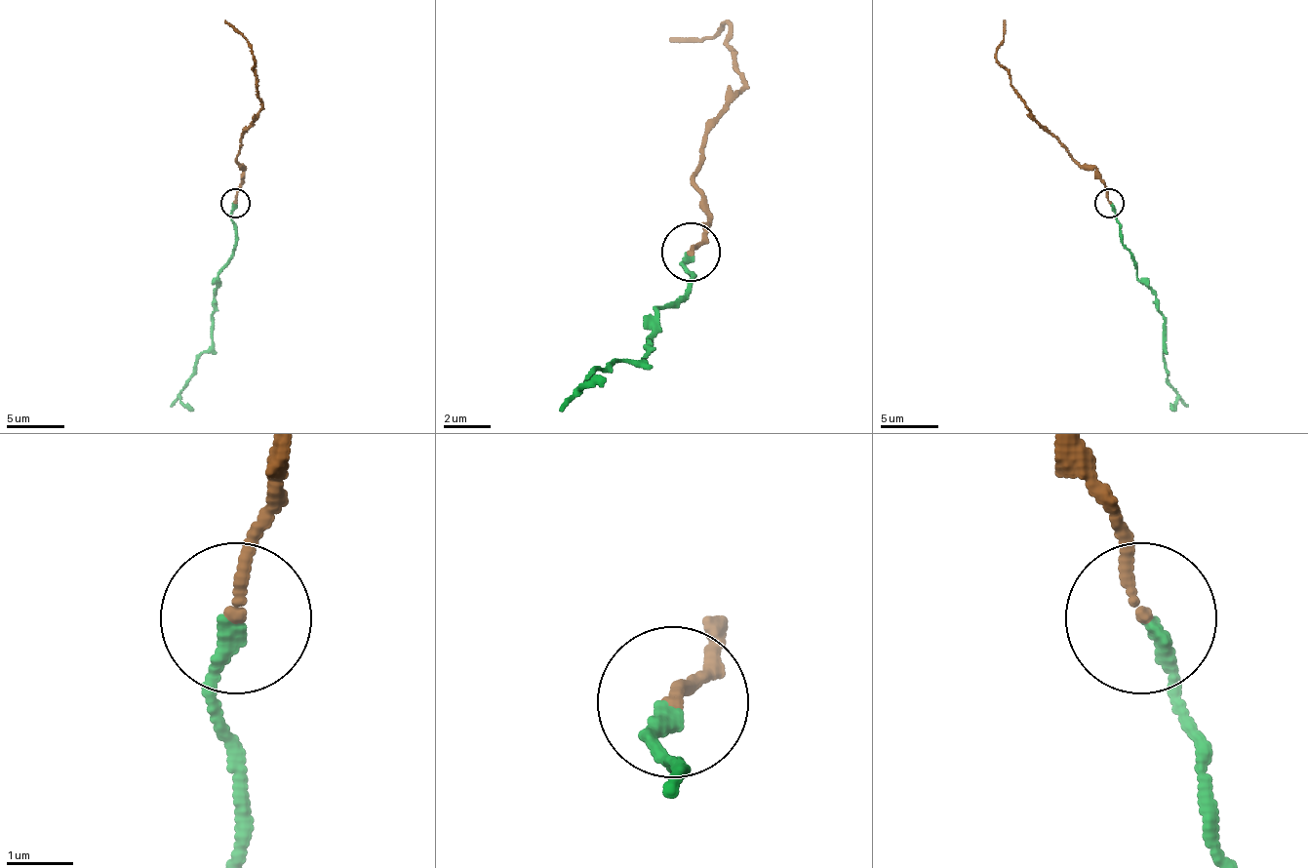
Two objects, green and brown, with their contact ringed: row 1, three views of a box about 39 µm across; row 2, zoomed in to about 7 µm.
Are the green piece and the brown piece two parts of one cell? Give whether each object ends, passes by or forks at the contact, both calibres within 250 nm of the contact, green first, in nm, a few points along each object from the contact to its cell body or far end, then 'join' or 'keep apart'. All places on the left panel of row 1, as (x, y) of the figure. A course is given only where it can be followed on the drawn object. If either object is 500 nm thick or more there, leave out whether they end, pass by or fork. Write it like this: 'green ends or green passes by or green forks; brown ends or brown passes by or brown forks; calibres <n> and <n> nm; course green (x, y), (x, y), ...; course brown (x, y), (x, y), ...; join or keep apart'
green ends; brown ends; calibres 220 and 160 nm; course green (236, 202), (236, 243), (230, 260), (218, 277), (213, 344), (198, 359), (195, 374), (180, 393), (192, 411); course brown (236, 202), (245, 170), (236, 159), (239, 141), (262, 103), (254, 51), (224, 19); join

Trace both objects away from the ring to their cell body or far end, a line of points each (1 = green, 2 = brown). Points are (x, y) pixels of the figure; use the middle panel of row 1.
1: (693, 254), (693, 277), (681, 300), (657, 306), (645, 365), (615, 359), (580, 388), (604, 376)
2: (693, 254), (710, 218), (693, 182), (698, 147), (745, 83), (728, 24), (669, 42)

